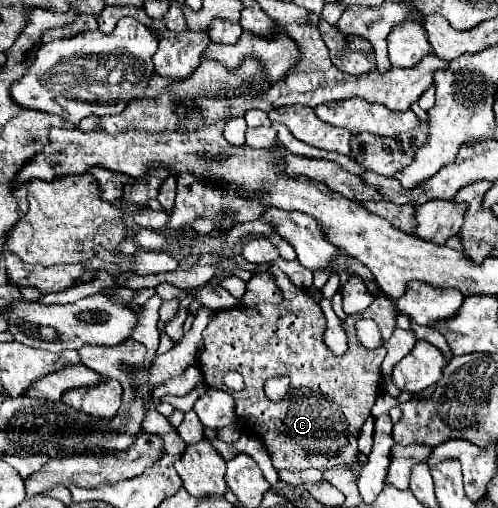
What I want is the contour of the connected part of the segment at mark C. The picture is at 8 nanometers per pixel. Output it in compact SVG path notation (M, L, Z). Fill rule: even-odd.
M272 268L272 272L274 272L274 276L276 276L278 288L282 290L284 302L278 304L278 306L274 306L274 304L258 304L258 306L252 306L252 308L248 308L248 306L234 306L234 308L228 308L228 310L218 310L216 316L212 318L212 322L210 322L210 324L204 328L204 332L202 332L204 348L202 348L202 354L200 354L200 358L198 358L198 368L202 370L204 382L206 382L210 388L226 390L226 392L230 392L230 394L234 396L234 402L236 402L236 416L246 422L246 428L248 428L250 434L256 434L256 436L264 442L264 446L268 448L268 452L270 452L270 456L272 456L272 464L274 464L276 470L282 470L282 468L286 468L286 470L306 470L306 468L326 470L326 468L334 468L334 466L340 466L340 464L350 464L350 462L354 462L356 456L358 456L358 432L360 432L362 424L366 422L366 418L370 416L370 410L372 410L372 406L374 406L374 402L376 402L376 398L378 398L378 394L380 394L380 380L382 380L382 376L380 376L380 364L382 364L382 360L384 360L384 356L386 356L386 348L384 348L384 346L380 346L380 348L376 348L376 350L368 350L368 348L364 348L364 346L360 344L360 340L356 338L356 322L358 322L360 318L370 318L370 320L374 320L374 322L378 324L378 328L380 328L382 342L386 342L386 340L392 336L394 328L396 328L396 316L390 312L390 304L386 304L386 300L374 300L362 314L348 316L346 326L344 326L344 330L346 330L346 334L348 334L348 350L346 350L346 354L342 354L342 356L334 356L334 354L328 350L328 346L324 344L326 318L324 318L324 314L322 314L322 308L312 300L312 296L310 296L304 288L294 286L294 284L290 282L290 278L288 278L282 270ZM228 372L238 372L238 374L242 374L242 378L244 378L244 388L242 388L240 392L234 392L234 390L230 390L230 388L224 384L224 376L226 376ZM276 376L288 376L288 378L290 378L290 390L288 390L288 394L286 394L286 398L284 398L282 402L272 402L272 400L268 400L266 394L264 394L264 382L266 382L268 378L276 378Z

